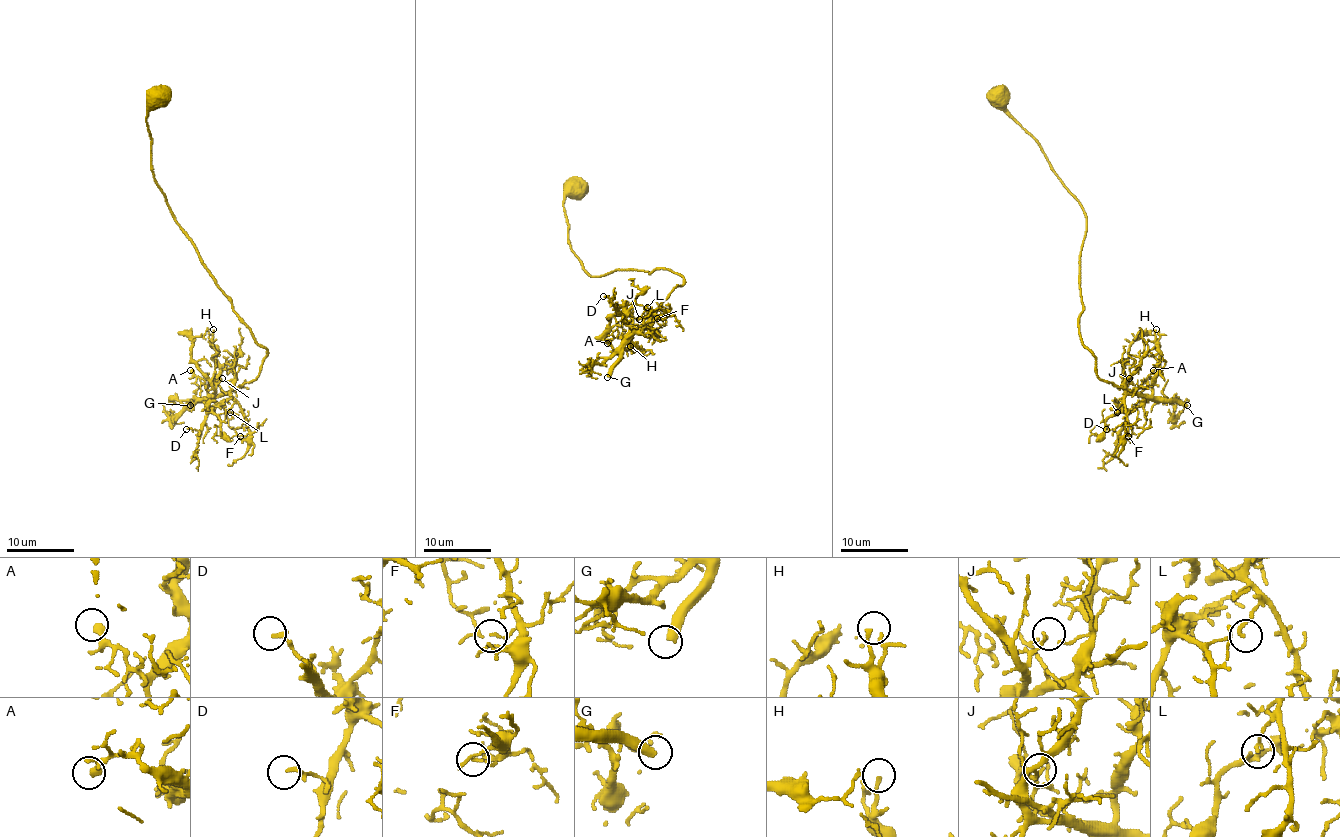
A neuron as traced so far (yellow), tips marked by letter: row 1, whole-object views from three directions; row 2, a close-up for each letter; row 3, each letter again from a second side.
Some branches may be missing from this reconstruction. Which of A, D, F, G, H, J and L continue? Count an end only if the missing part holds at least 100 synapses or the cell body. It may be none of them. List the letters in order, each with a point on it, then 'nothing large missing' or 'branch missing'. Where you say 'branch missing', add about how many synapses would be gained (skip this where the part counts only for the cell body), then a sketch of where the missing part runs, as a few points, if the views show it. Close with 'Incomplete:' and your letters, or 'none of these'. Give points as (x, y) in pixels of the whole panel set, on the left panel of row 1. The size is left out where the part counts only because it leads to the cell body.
A: place (190, 370); nothing large missing
D: place (186, 429); nothing large missing
F: place (240, 436); nothing large missing
G: place (190, 405); branch missing; 200 synapses; course (190, 405), (149, 405), (127, 449), (195, 461), (193, 476), (134, 496)
H: place (213, 329); nothing large missing
J: place (222, 378); nothing large missing
L: place (230, 412); nothing large missing
Incomplete: G

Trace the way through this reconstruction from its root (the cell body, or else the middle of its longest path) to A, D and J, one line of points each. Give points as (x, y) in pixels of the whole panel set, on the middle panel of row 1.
A: (575, 193), (563, 203), (568, 242), (590, 275), (667, 269), (683, 279), (625, 341), (612, 338), (607, 343)
D: (575, 193), (563, 203), (568, 242), (590, 275), (667, 269), (683, 279), (632, 334), (620, 311), (603, 296)
J: (575, 193), (563, 203), (568, 242), (590, 275), (667, 269), (683, 279), (634, 331), (632, 319), (639, 319)

